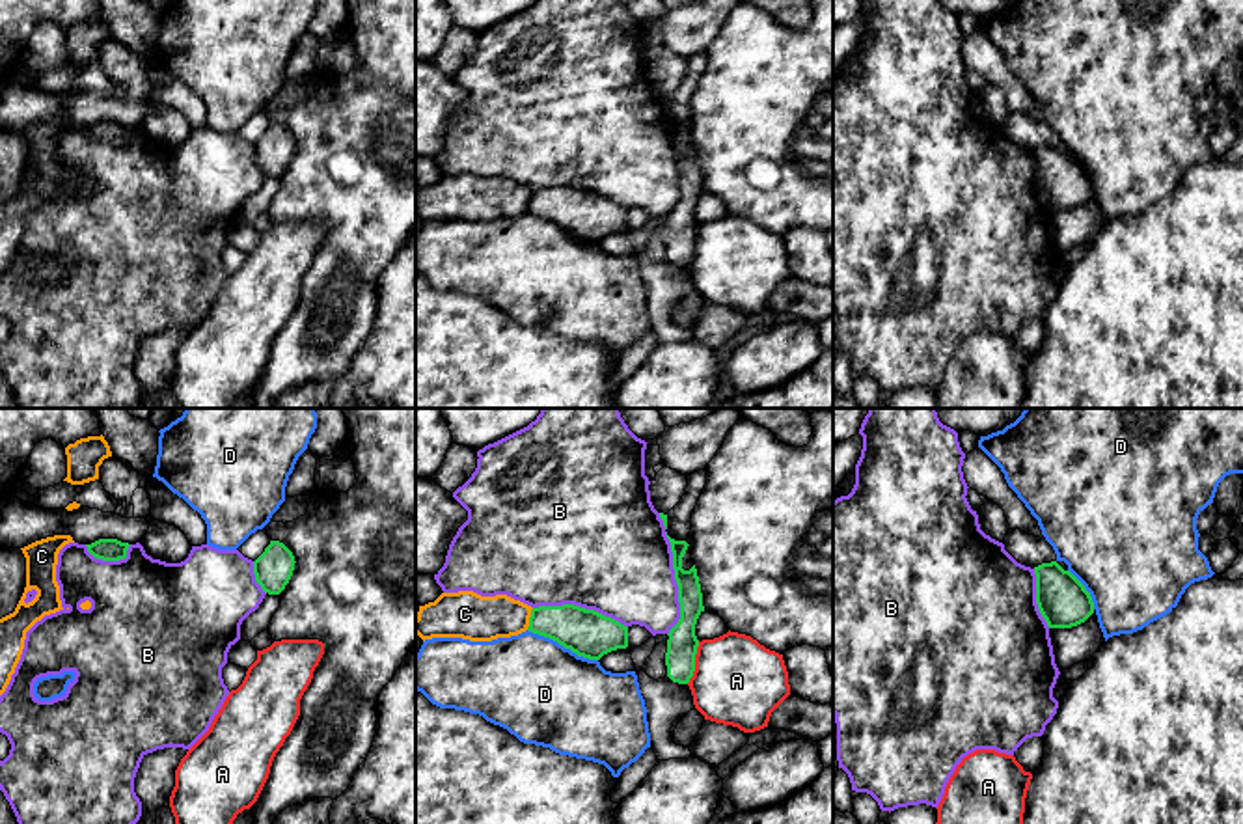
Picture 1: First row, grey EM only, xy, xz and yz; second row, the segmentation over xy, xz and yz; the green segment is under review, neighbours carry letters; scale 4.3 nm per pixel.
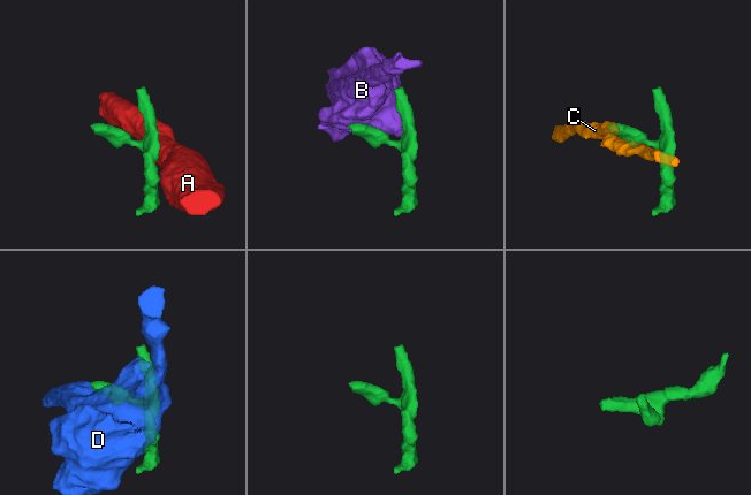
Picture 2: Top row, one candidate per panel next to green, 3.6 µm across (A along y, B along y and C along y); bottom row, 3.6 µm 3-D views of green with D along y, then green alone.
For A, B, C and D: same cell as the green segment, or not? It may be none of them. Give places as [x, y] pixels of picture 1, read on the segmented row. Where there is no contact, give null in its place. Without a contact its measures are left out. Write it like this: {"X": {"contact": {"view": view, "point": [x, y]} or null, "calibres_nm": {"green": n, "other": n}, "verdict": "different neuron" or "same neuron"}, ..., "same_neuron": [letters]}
{"A": {"contact": {"view": "xz", "point": [694, 662]}, "calibres_nm": {"green": 130, "other": 380}, "verdict": "different neuron"}, "B": {"contact": {"view": "xz", "point": [677, 584]}, "calibres_nm": {"green": 130, "other": 440}, "verdict": "different neuron"}, "C": {"contact": {"view": "xz", "point": [530, 619]}, "calibres_nm": {"green": 200, "other": 200}, "verdict": "different neuron"}, "D": {"contact": {"view": "xz", "point": [563, 645]}, "calibres_nm": {"green": 200, "other": 440}, "verdict": "different neuron"}, "same_neuron": []}

